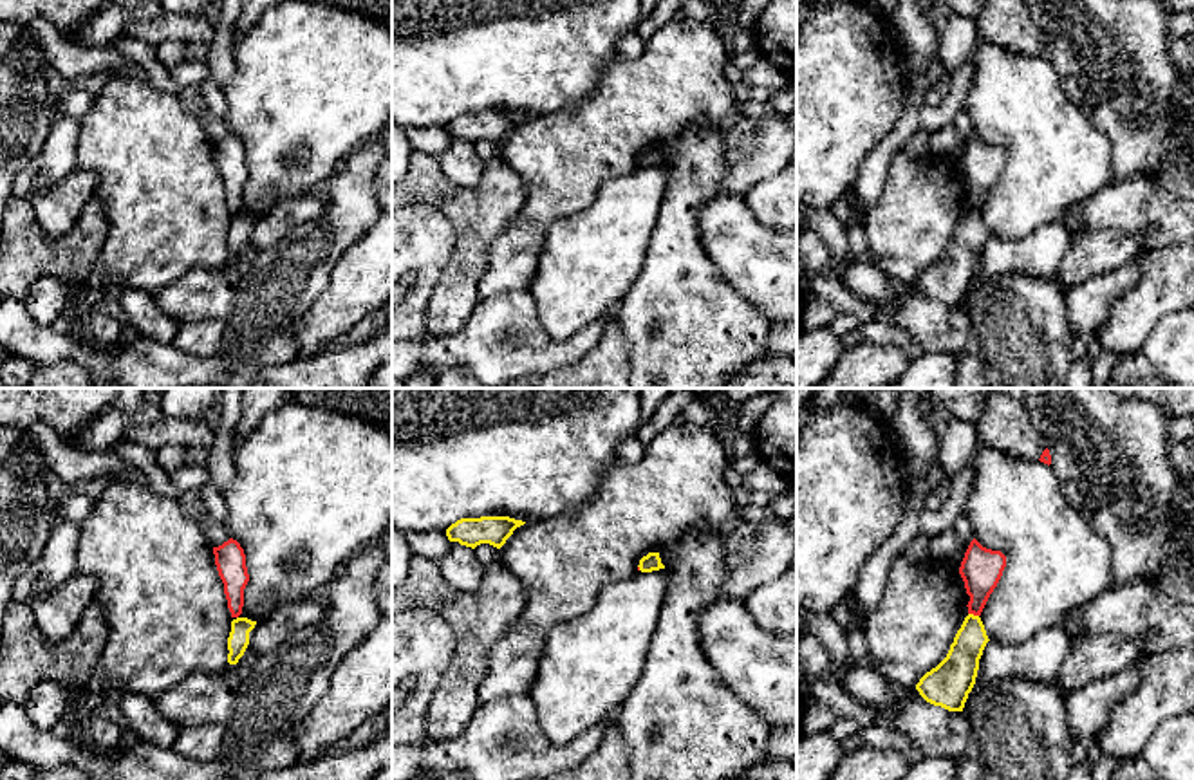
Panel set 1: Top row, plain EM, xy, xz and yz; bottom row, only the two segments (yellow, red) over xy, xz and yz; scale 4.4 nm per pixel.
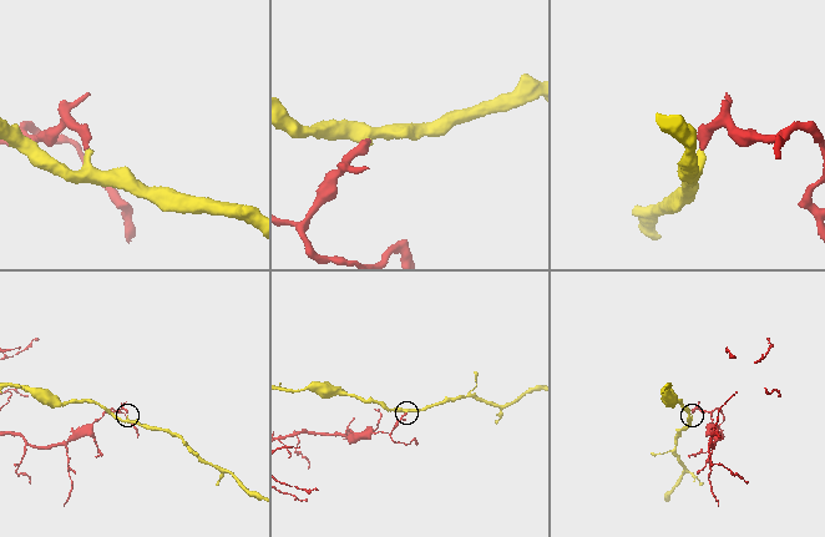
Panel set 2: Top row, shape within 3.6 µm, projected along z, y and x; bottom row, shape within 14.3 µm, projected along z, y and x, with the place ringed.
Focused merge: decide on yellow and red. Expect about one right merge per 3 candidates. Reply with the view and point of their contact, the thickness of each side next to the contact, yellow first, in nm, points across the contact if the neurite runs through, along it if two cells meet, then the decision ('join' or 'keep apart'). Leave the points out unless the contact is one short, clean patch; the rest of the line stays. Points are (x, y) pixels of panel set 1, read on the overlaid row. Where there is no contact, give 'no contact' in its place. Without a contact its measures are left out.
meets yellow in yz at (972, 614); 160 nm thick on the yellow side, 190 nm on the other; border along yz (969, 612), (978, 616); keep apart

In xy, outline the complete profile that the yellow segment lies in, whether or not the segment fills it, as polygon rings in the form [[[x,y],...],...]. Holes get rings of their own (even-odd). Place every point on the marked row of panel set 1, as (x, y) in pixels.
[[[237,618],[231,621],[231,632],[228,637],[228,663],[237,664],[238,659],[244,655],[249,645],[249,632],[255,628],[257,621],[247,618]]]

